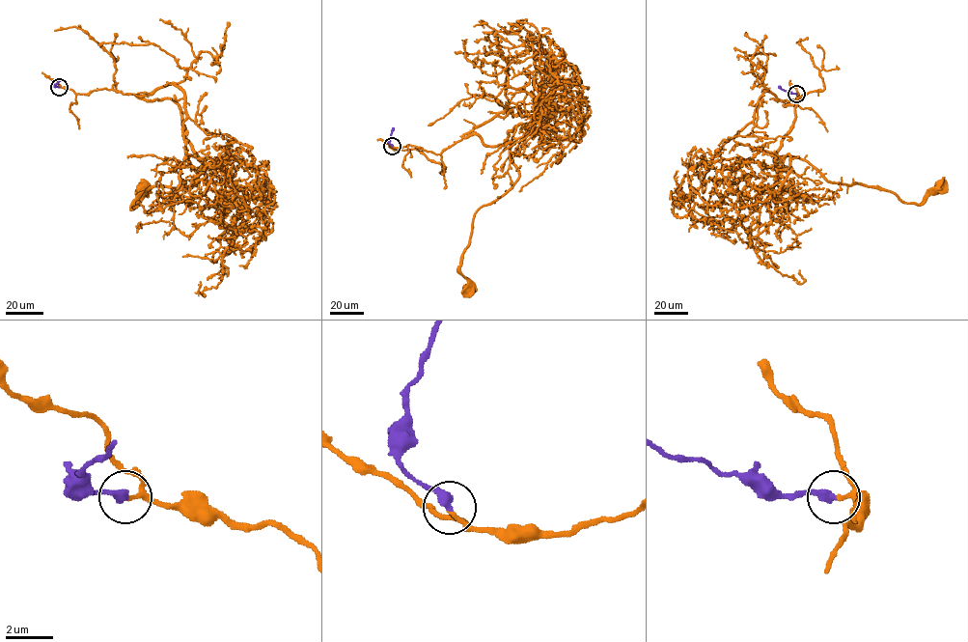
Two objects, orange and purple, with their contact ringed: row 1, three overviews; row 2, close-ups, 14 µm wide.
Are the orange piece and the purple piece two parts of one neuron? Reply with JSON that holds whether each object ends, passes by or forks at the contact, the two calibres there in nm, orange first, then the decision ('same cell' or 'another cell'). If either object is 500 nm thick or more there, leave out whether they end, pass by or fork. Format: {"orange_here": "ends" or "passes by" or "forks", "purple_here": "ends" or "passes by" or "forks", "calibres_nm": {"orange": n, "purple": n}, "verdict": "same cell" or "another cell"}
{"orange_here": "passes by", "purple_here": "ends", "calibres_nm": {"orange": 120, "purple": 400}, "verdict": "same cell"}

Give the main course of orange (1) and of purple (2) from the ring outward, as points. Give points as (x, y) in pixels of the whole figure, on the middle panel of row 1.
1: (393, 146), (440, 153), (474, 134), (498, 146), (517, 125), (518, 178), (474, 215), (459, 266), (468, 289)
2: (393, 146), (389, 140), (393, 128)

